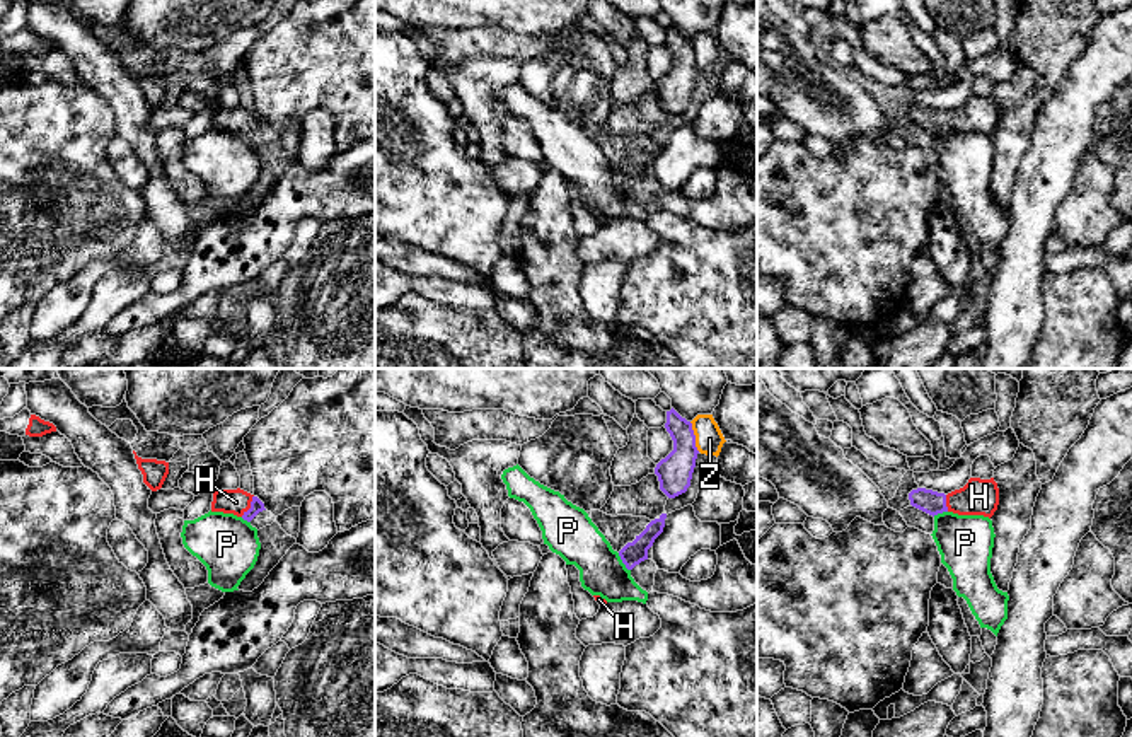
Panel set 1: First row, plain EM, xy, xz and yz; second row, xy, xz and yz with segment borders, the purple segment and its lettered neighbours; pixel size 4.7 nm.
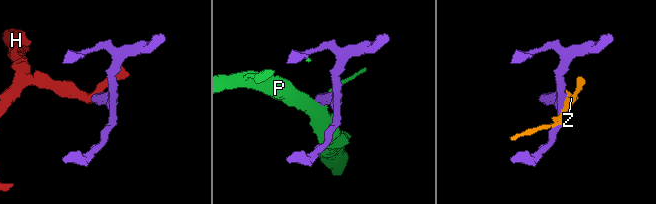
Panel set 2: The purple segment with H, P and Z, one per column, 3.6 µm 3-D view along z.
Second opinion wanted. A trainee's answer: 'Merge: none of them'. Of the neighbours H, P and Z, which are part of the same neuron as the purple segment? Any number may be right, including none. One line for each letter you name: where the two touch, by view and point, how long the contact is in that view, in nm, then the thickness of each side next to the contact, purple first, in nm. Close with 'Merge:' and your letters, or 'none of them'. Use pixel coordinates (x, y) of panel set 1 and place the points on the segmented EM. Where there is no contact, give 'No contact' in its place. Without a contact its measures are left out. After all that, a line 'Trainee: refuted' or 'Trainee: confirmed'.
H: Touches purple at xy (251, 505). Shared border 120 nm. Thickness 60 nm (purple) against 120 nm
Merge: H
Trainee: refuted

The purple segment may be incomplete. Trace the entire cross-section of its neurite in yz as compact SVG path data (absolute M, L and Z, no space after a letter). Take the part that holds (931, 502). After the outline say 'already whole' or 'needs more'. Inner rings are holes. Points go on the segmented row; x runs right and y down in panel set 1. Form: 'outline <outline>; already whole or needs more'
outline M970 478L963 488L948 495L917 488L909 493L909 500L912 507L933 517L943 512L953 512L958 515L984 515L990 519L999 505L999 488L994 478Z; needs more

